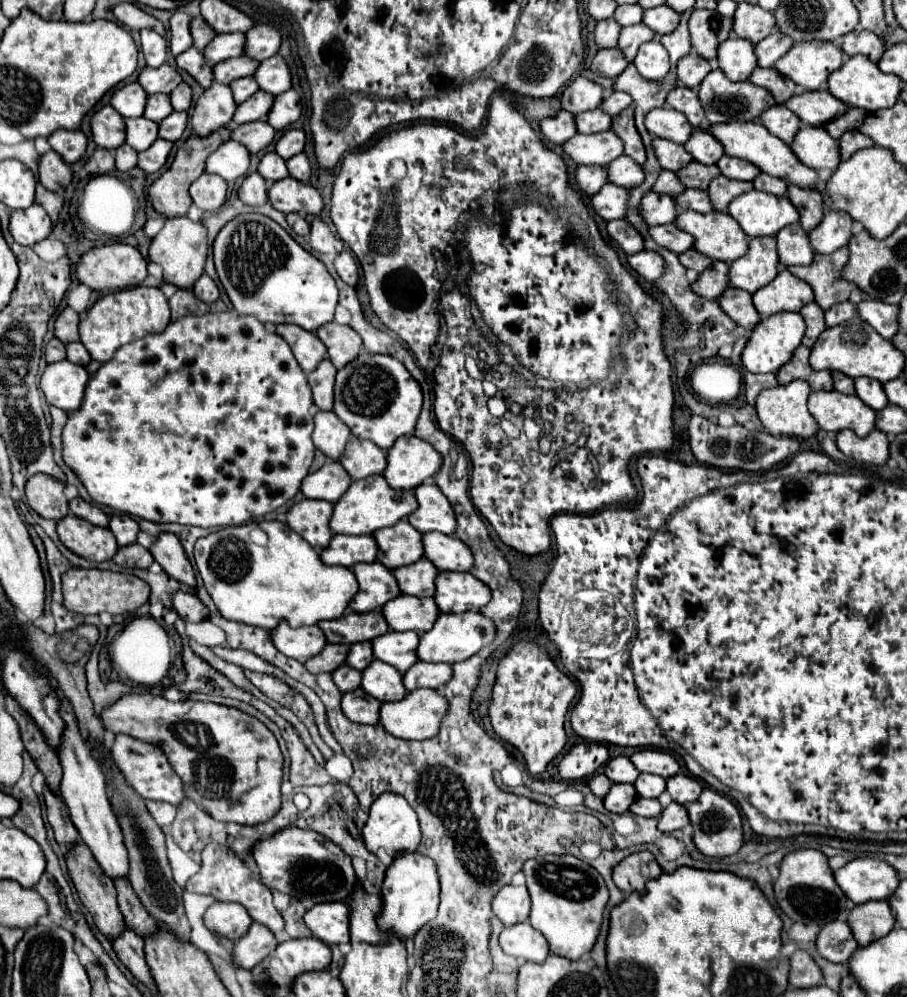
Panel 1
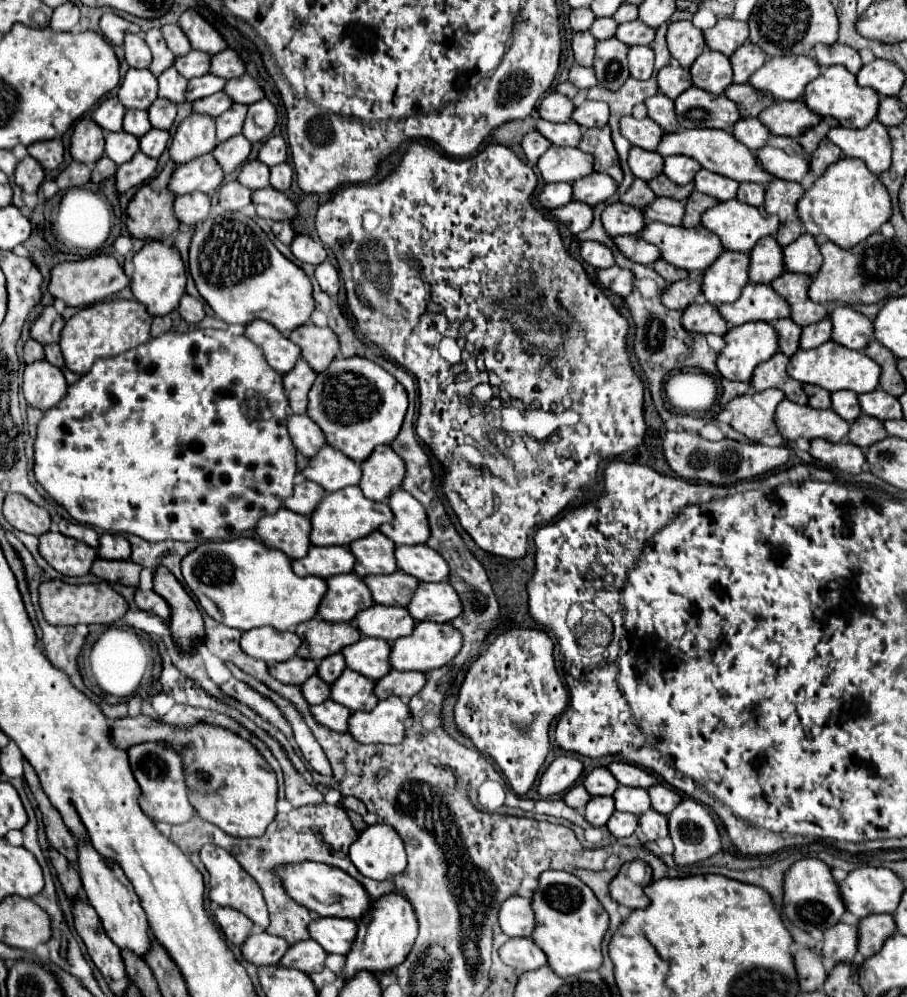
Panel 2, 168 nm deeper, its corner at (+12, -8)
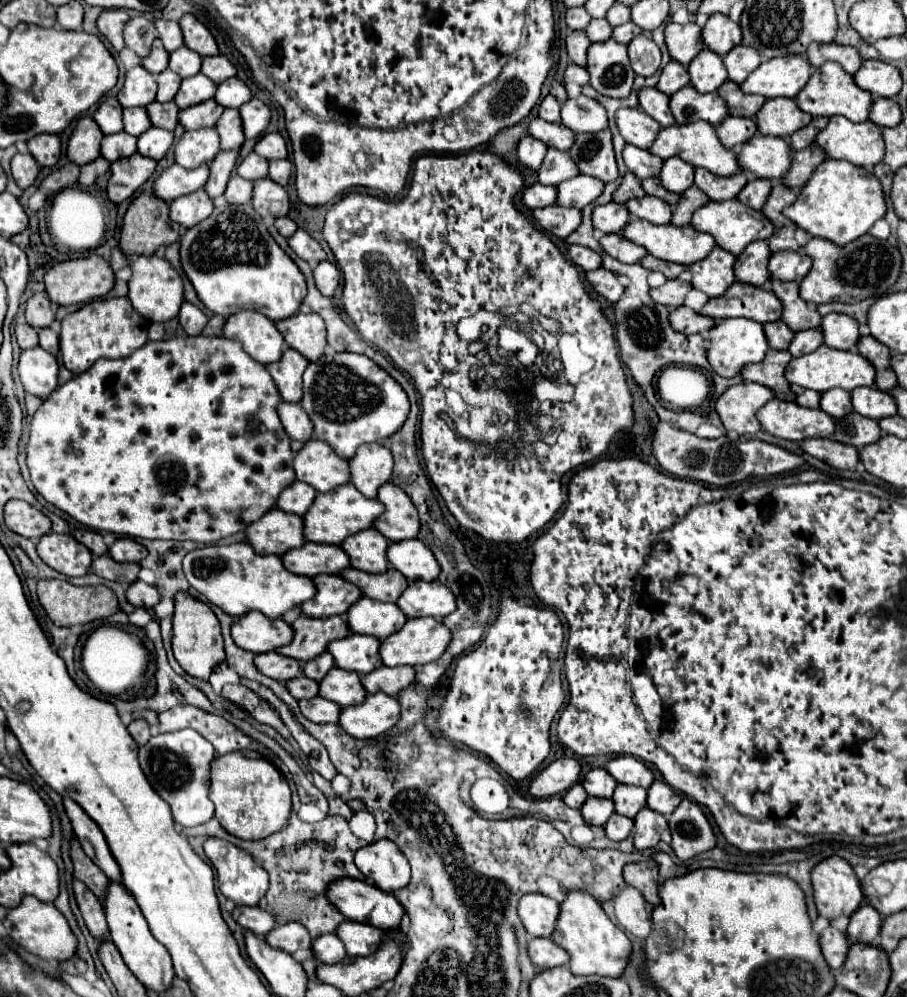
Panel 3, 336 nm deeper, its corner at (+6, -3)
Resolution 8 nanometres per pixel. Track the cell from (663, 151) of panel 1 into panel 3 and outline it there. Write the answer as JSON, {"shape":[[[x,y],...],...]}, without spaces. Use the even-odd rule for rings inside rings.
{"shape":[[[627,144],[625,150],[623,150],[623,160],[625,160],[627,168],[639,180],[645,180],[645,178],[651,178],[651,176],[659,176],[661,174],[663,160],[659,156],[651,154],[649,150],[643,150],[643,148],[637,148],[637,146]]]}

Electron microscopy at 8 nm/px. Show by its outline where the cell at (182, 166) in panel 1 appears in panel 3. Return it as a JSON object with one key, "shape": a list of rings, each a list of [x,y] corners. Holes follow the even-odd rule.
{"shape":[[[139,194],[125,218],[123,218],[123,226],[121,226],[121,240],[119,246],[129,254],[129,256],[151,256],[159,250],[159,246],[167,246],[171,242],[175,242],[179,238],[179,226],[171,224],[169,220],[169,204],[165,200],[159,200],[155,194]]]}

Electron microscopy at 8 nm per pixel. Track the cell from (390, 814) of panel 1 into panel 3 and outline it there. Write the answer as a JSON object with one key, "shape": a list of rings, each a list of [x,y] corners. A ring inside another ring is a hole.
{"shape":[[[375,840],[355,854],[357,868],[381,890],[399,890],[409,882],[411,866],[405,854],[391,840]]]}

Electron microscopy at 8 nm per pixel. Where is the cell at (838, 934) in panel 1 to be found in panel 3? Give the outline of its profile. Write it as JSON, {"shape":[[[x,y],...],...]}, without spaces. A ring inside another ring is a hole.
{"shape":[[[863,904],[855,914],[851,914],[845,934],[851,944],[857,944],[857,942],[877,944],[879,930],[881,930],[881,914],[869,904]]]}

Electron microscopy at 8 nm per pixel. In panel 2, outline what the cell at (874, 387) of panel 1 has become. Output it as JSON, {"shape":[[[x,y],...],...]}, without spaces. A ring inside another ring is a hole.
{"shape":[[[839,391],[839,393],[831,393],[831,409],[845,421],[855,421],[855,417],[861,415],[859,403],[857,403],[857,395],[851,391]]]}

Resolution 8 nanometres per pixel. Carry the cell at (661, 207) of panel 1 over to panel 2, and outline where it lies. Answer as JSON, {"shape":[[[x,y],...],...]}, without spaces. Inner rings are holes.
{"shape":[[[613,203],[601,213],[601,223],[607,235],[635,235],[645,227],[645,217],[639,209],[623,203]]]}

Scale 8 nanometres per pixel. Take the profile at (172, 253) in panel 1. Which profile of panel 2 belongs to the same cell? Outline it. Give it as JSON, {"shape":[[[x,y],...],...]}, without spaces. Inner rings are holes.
{"shape":[[[147,241],[139,253],[133,257],[133,275],[131,275],[131,291],[133,297],[145,305],[147,313],[167,315],[177,309],[183,293],[185,293],[185,265],[179,257],[179,251],[173,245],[161,241]]]}

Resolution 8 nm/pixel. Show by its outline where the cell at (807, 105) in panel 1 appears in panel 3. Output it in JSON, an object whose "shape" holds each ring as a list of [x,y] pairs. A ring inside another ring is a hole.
{"shape":[[[769,98],[755,116],[761,134],[781,138],[791,136],[811,120],[813,116],[801,112],[801,108],[797,108],[793,98]]]}

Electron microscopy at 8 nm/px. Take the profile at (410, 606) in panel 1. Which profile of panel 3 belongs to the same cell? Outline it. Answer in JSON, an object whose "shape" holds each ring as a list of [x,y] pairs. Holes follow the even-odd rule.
{"shape":[[[361,598],[357,604],[353,604],[353,610],[347,612],[347,620],[355,634],[369,634],[385,640],[405,626],[407,616],[401,612],[401,608],[397,608],[397,604]]]}

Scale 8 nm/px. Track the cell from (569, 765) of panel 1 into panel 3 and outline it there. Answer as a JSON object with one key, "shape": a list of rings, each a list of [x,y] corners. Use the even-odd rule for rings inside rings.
{"shape":[[[559,758],[543,768],[537,778],[531,780],[529,792],[537,798],[549,798],[569,790],[581,774],[581,764],[575,758]]]}

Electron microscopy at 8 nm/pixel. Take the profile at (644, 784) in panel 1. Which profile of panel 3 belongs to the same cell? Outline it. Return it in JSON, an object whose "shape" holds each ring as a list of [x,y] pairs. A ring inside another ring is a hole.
{"shape":[[[617,784],[615,794],[613,794],[613,802],[615,802],[617,814],[635,818],[635,814],[647,804],[647,790],[639,788],[639,786]]]}

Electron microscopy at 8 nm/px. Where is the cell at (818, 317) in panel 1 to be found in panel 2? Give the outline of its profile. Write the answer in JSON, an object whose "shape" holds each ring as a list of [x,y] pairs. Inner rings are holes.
{"shape":[[[777,319],[771,323],[773,329],[777,329],[779,337],[779,353],[791,357],[799,349],[799,337],[801,337],[801,327],[795,325],[791,319]]]}

